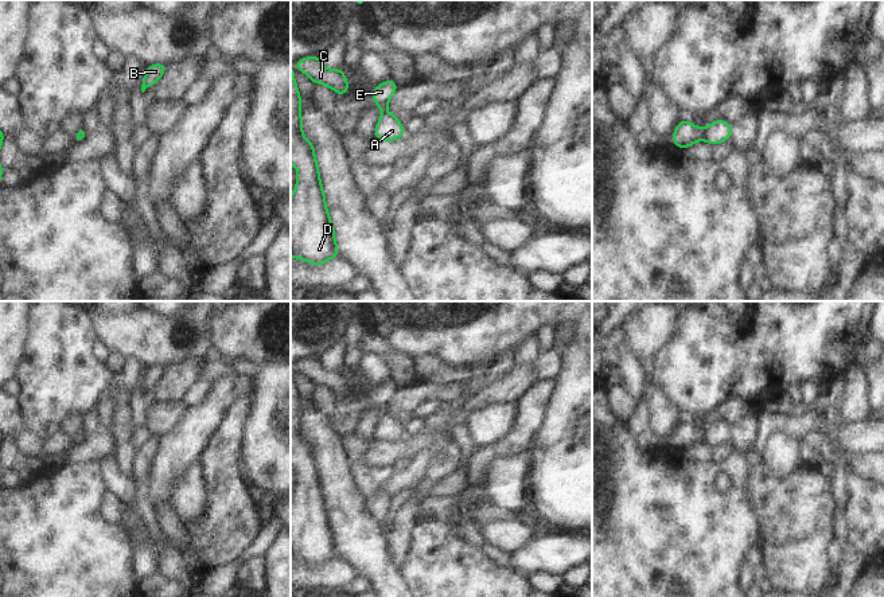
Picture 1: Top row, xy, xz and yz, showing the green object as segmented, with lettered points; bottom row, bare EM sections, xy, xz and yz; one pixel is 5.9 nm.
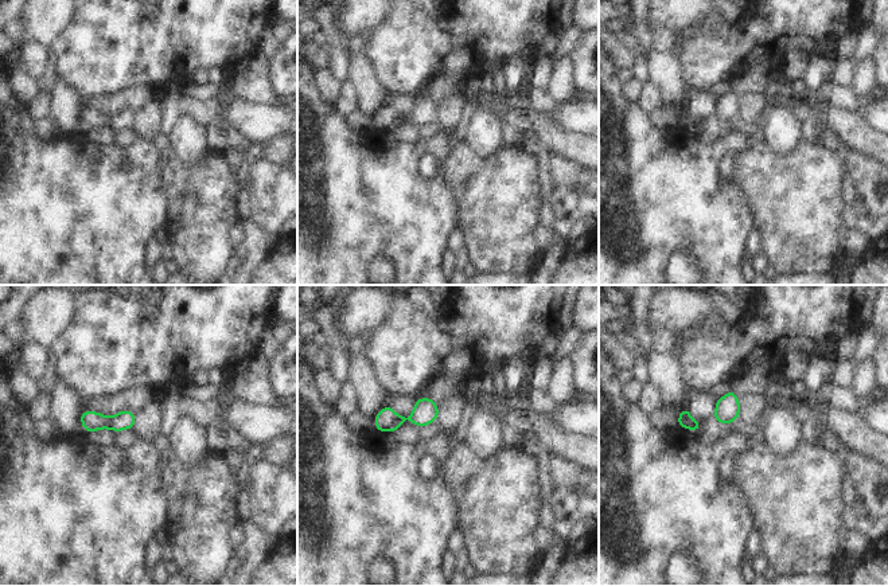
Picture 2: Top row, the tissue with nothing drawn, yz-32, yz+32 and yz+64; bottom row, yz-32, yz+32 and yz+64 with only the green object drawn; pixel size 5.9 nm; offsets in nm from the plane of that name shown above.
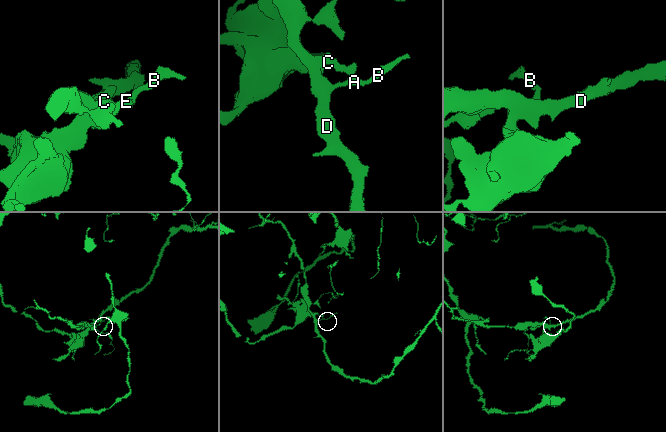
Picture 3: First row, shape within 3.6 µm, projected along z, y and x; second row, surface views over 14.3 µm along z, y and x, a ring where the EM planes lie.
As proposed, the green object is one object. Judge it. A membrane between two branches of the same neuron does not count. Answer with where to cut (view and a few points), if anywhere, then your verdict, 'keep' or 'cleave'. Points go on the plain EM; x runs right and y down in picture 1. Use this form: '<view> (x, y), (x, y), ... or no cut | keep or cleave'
yz (703, 430), (705, 440) | cleave

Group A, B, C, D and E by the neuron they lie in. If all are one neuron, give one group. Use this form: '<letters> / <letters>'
A B D / C E

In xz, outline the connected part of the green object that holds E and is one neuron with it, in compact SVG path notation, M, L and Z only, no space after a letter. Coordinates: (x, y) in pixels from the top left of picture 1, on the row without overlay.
M389 381L374 389L373 403L379 409L382 414L386 413L388 405L396 391L398 391L398 387L394 381Z

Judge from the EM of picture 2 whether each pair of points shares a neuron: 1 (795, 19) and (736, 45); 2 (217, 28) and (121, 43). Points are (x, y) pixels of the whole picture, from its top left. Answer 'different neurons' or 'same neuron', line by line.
1: same neuron
2: same neuron

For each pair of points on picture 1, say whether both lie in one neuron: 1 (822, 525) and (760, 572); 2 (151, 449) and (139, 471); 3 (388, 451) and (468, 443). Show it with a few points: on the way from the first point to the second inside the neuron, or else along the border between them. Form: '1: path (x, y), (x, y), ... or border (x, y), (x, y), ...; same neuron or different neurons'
1: border (762, 562), (767, 577); different neurons
2: path (145, 455), (140, 465); same neuron
3: border (451, 428), (448, 433); different neurons

